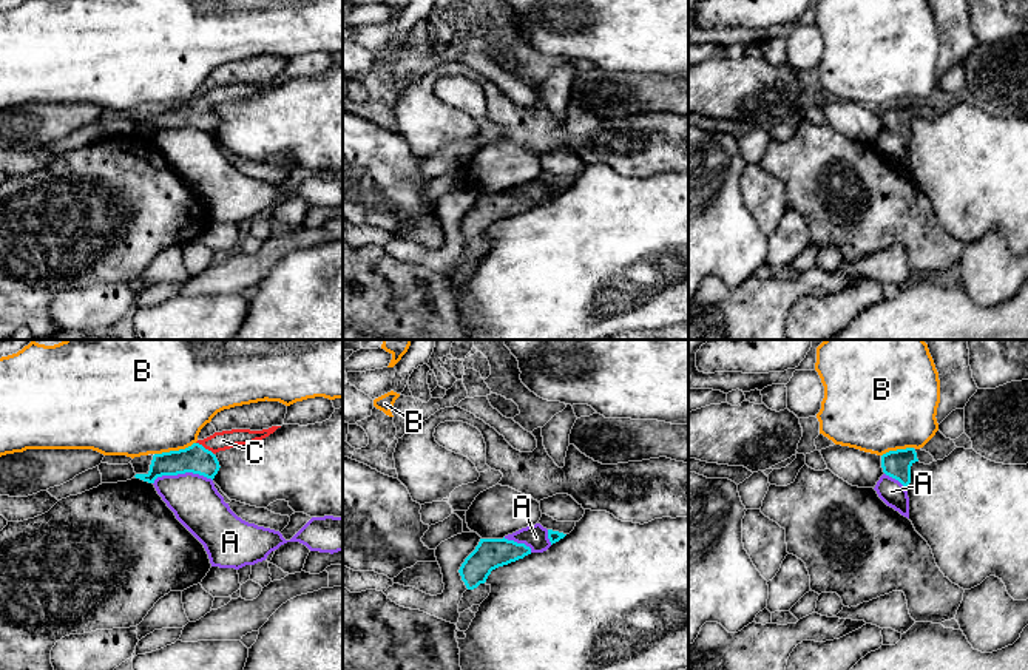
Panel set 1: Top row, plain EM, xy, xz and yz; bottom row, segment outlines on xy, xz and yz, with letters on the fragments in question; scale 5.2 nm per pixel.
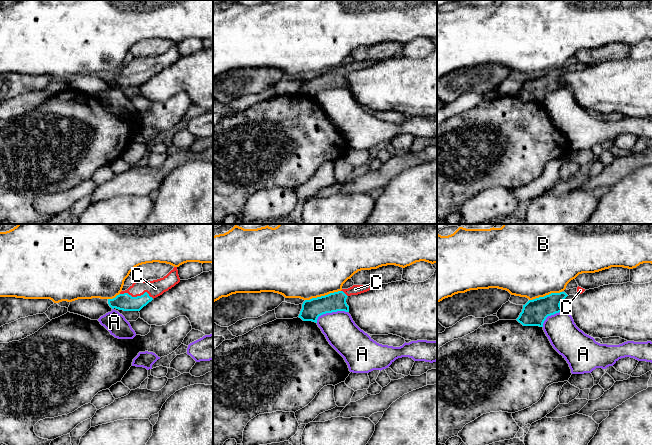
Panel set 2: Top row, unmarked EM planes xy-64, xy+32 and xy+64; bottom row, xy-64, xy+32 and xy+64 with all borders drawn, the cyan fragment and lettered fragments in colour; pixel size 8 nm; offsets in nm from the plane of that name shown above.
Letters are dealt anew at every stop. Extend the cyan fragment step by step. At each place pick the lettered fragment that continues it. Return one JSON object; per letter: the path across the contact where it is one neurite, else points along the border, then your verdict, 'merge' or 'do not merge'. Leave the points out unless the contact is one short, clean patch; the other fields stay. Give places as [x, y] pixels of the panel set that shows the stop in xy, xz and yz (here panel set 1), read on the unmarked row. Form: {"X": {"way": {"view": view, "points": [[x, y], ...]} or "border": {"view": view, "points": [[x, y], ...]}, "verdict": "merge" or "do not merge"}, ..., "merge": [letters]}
{"A": {"border": {"view": "xy", "points": [[212, 135], [192, 127], [178, 127], [162, 128], [153, 138]]}, "verdict": "do not merge"}, "B": {"border": {"view": "xy", "points": [[195, 96], [184, 102], [155, 108]]}, "verdict": "do not merge"}, "C": {"way": {"view": "xy", "points": [[195, 113], [204, 102], [223, 94]]}, "verdict": "merge"}, "merge": ["C"]}

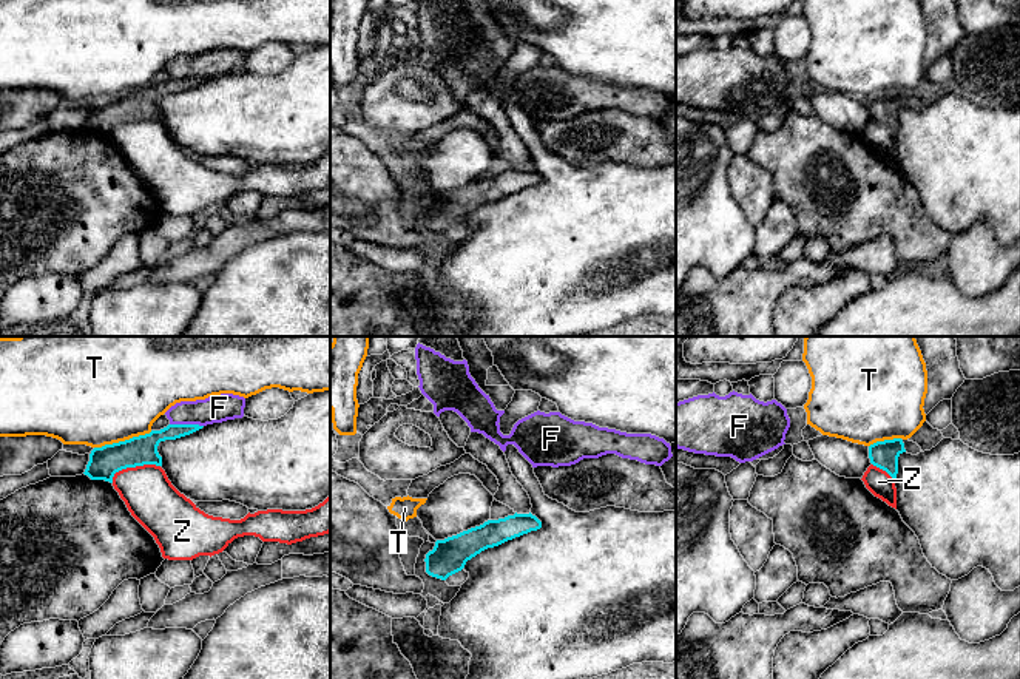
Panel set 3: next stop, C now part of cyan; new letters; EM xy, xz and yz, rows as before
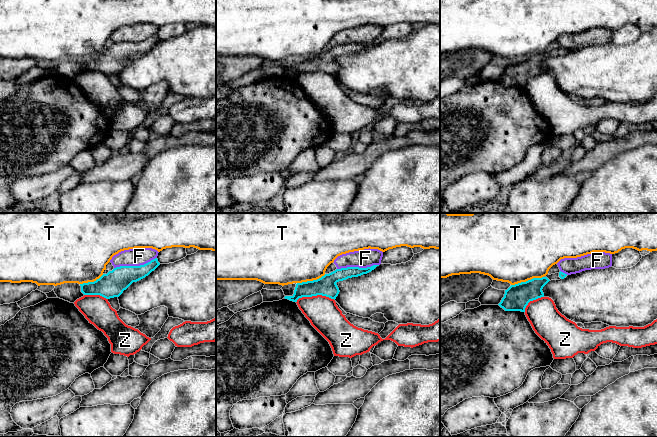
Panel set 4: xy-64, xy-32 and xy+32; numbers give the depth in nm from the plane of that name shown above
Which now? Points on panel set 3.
{"F": {"border": {"view": "xy", "points": [[170, 77], [198, 77], [202, 81]]}, "verdict": "do not merge"}, "T": {"verdict": "do not merge"}, "Z": {"verdict": "do not merge"}, "merge": []}

